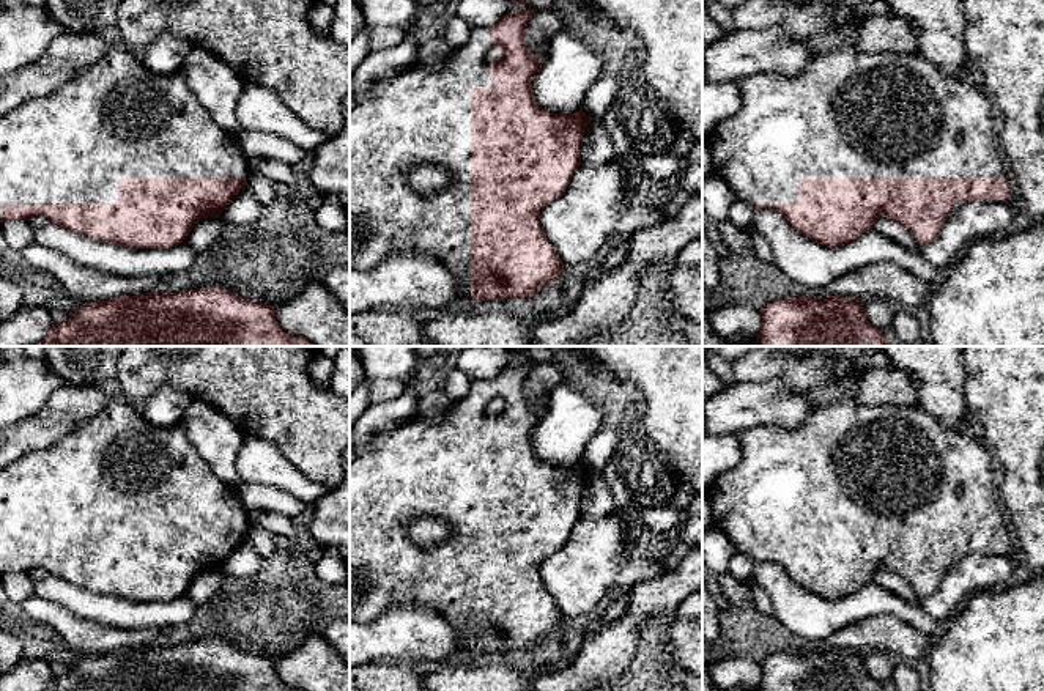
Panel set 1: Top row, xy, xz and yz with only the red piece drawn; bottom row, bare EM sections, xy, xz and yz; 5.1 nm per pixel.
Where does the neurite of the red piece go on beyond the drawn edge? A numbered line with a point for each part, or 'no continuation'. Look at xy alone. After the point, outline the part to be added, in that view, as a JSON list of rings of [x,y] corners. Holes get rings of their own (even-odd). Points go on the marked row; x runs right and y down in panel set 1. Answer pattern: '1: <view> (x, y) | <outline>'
1: xy (115, 118) | [[[110,47],[106,55],[49,96],[30,99],[0,116],[0,203],[117,203],[120,178],[249,178],[252,168],[238,135],[224,131],[187,85],[186,71],[156,74],[131,52]]]

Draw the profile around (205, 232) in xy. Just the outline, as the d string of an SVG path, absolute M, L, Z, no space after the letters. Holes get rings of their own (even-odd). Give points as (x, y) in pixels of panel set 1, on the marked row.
M220 216L202 219L194 225L187 236L189 246L198 253L206 250L224 230Z

